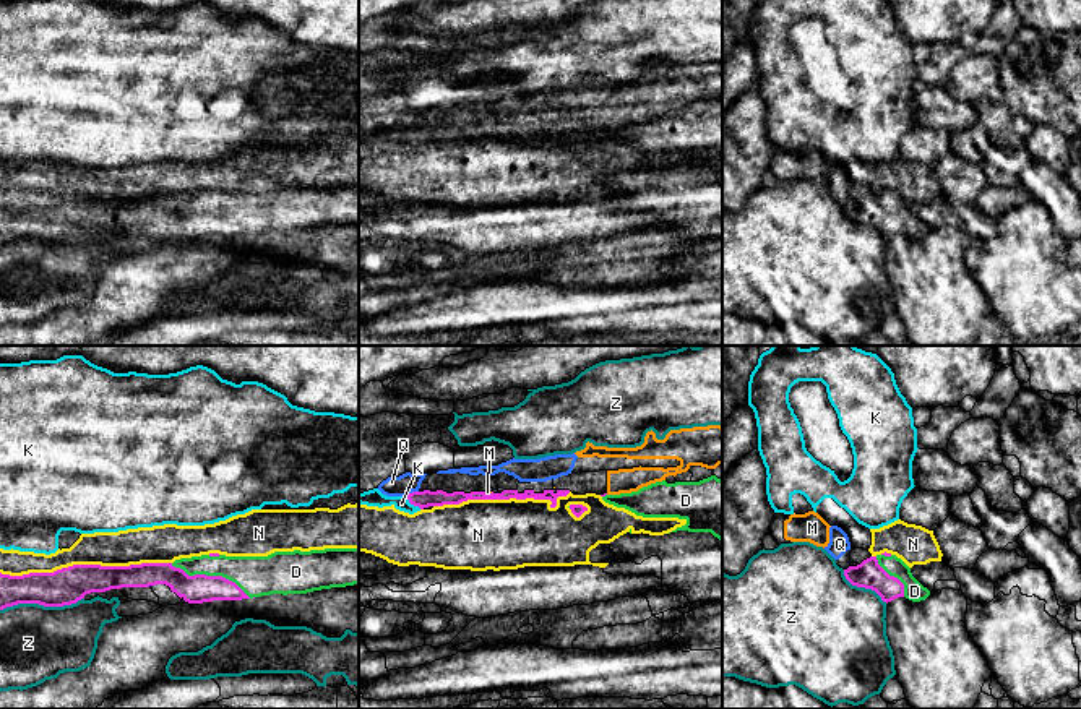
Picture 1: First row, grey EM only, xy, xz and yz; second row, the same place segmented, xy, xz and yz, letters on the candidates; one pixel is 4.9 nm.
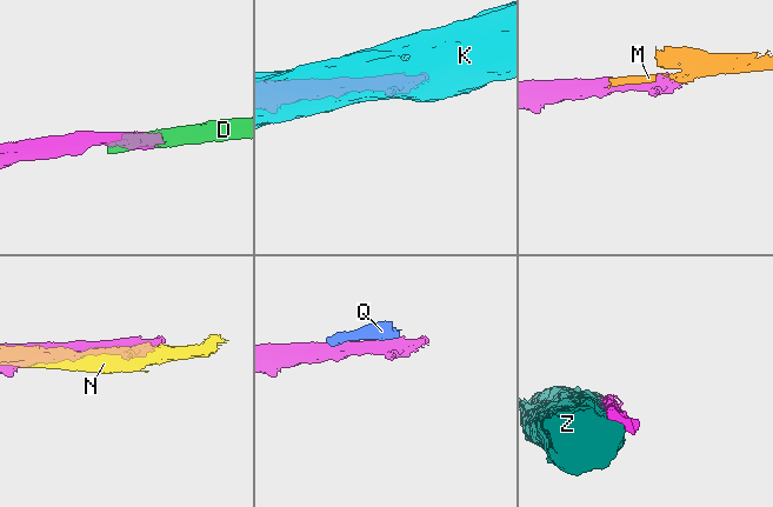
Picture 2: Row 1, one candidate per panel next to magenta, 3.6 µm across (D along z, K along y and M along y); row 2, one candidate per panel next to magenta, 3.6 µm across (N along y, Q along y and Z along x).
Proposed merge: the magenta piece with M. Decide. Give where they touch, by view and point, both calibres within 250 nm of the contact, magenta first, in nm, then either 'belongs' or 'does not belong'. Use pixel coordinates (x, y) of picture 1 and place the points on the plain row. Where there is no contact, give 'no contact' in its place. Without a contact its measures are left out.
xz (489, 130) | 80/20 nm | does not belong

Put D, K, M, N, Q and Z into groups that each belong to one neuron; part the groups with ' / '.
D / K / M Q / N / Z

